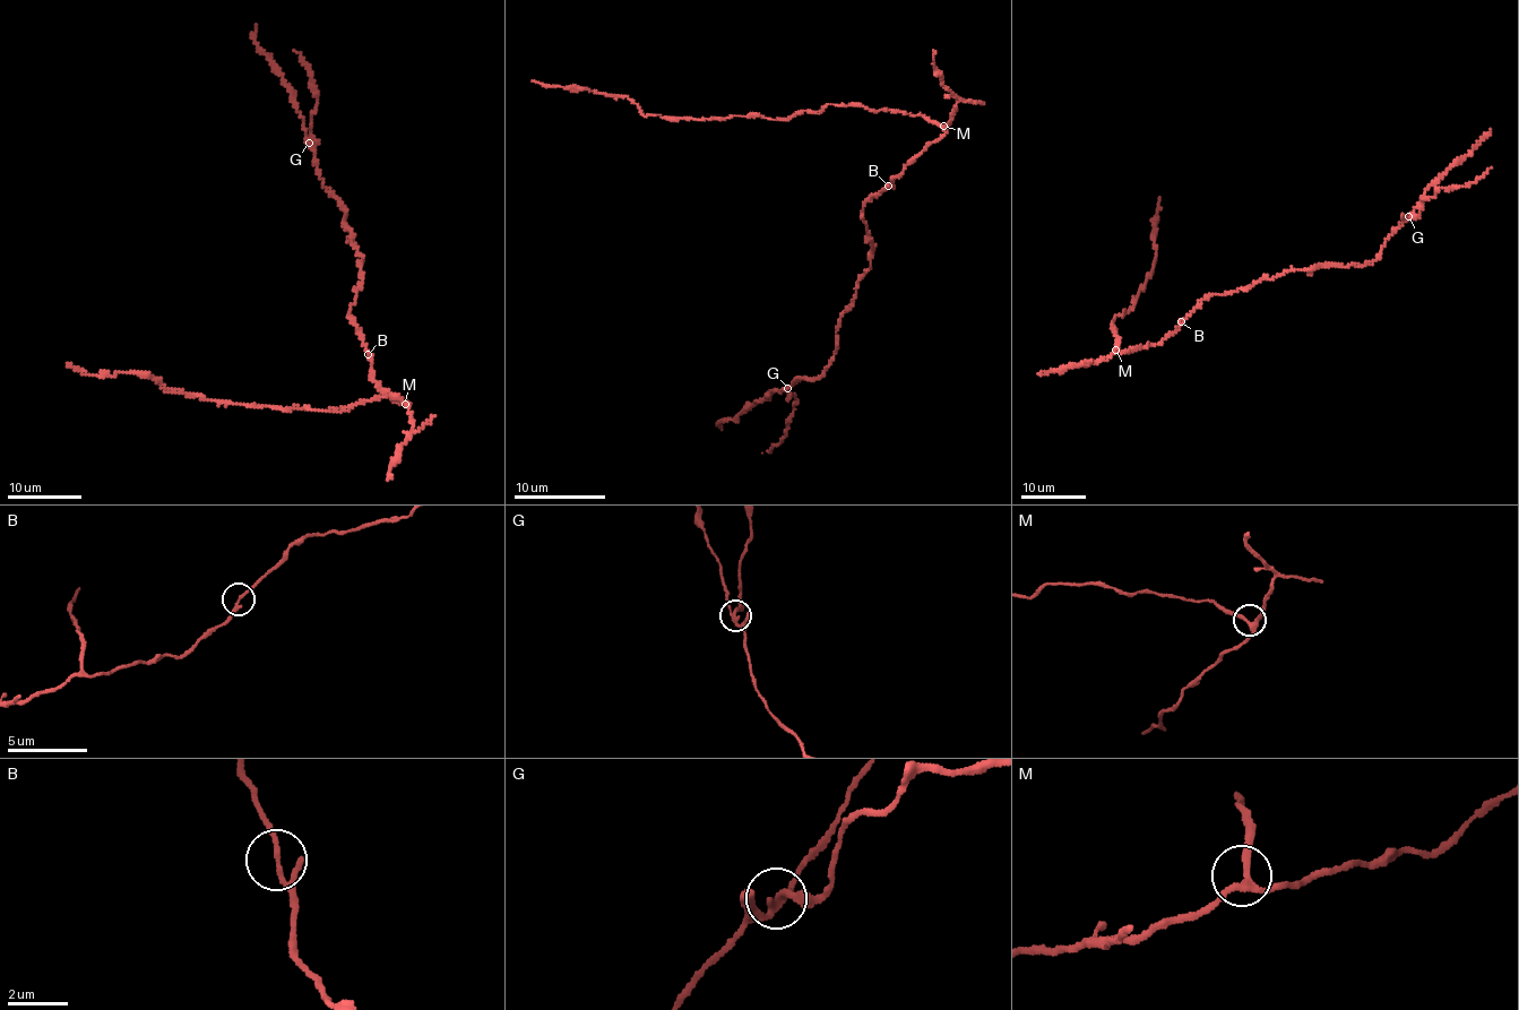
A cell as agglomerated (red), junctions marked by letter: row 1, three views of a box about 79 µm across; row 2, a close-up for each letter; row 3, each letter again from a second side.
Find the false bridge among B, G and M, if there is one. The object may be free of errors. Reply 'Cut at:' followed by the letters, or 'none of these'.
Cut at: G

